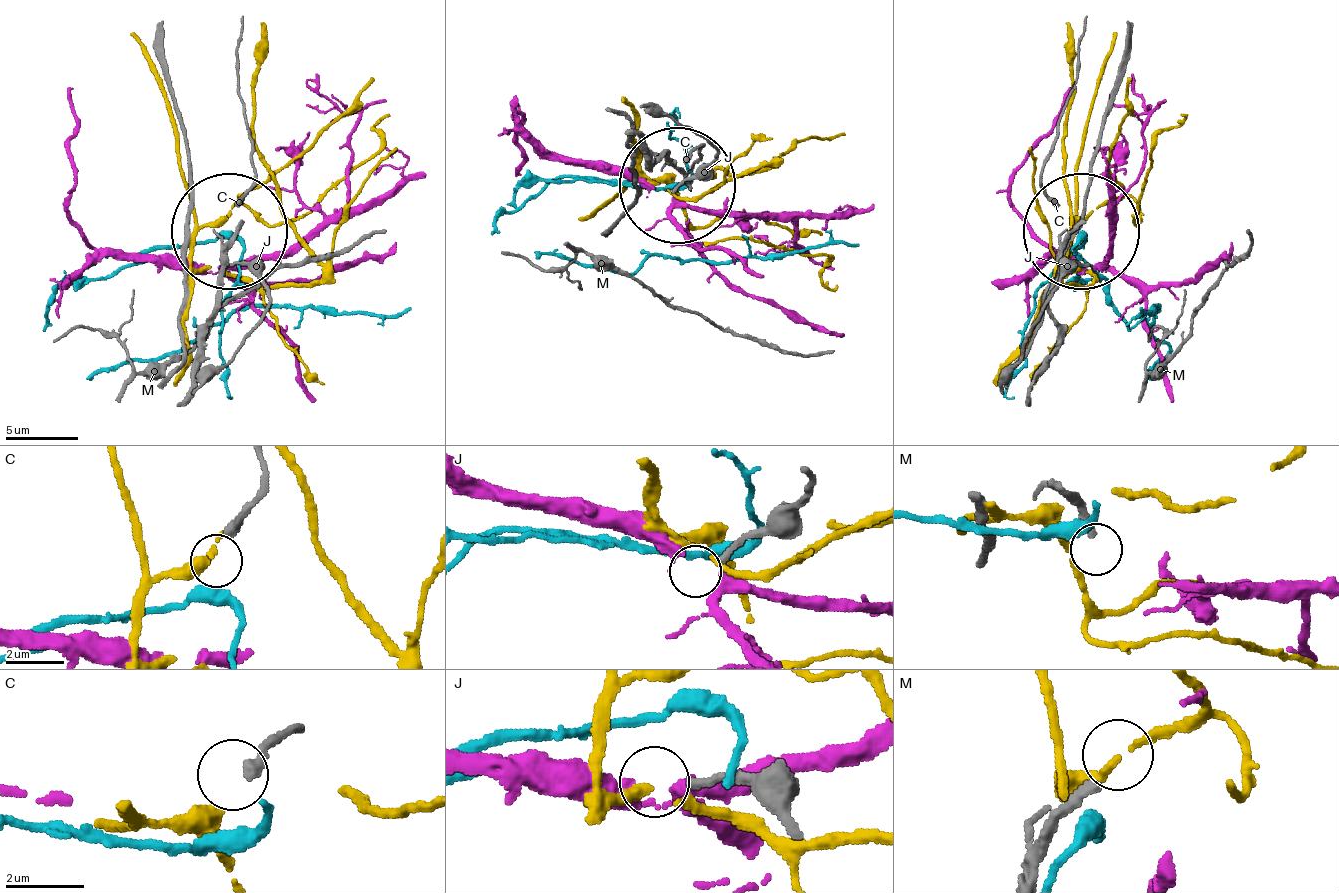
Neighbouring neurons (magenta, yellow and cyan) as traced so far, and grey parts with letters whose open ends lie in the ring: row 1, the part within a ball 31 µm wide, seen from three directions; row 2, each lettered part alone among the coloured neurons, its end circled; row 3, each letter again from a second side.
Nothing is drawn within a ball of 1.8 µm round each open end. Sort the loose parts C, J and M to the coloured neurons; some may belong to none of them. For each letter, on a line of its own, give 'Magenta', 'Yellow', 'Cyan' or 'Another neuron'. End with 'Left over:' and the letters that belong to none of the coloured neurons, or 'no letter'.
C: Yellow
J: Another neuron
M: Another neuron
Left over: J, M

